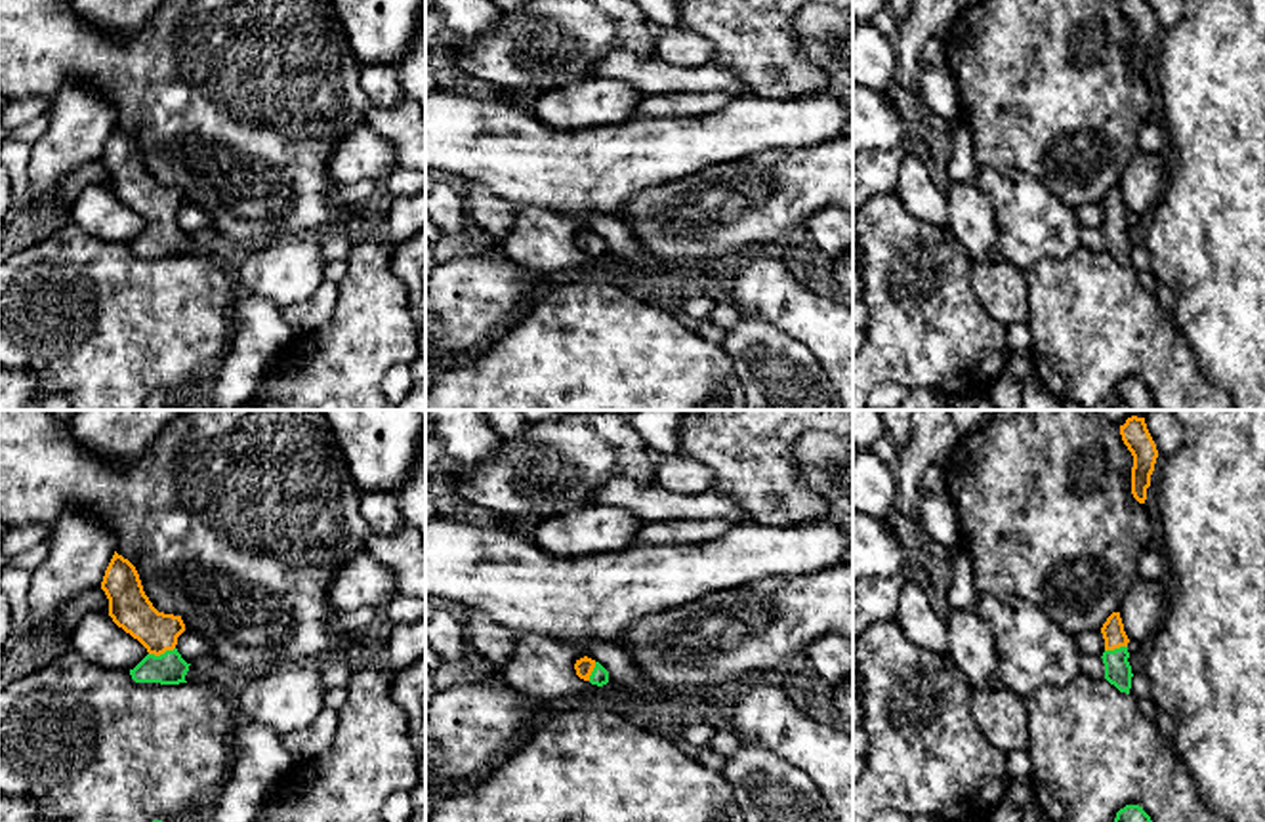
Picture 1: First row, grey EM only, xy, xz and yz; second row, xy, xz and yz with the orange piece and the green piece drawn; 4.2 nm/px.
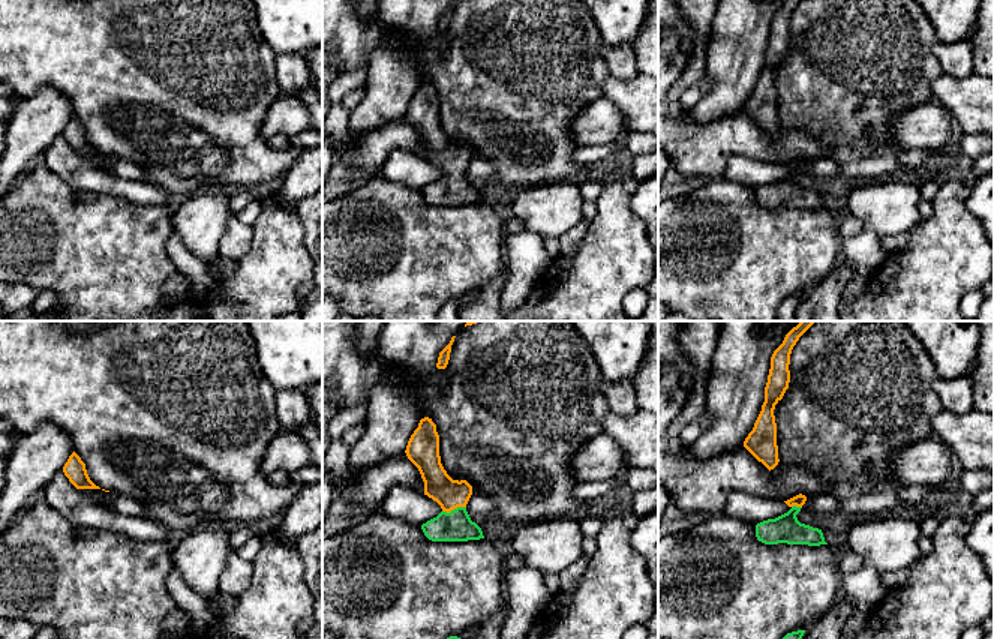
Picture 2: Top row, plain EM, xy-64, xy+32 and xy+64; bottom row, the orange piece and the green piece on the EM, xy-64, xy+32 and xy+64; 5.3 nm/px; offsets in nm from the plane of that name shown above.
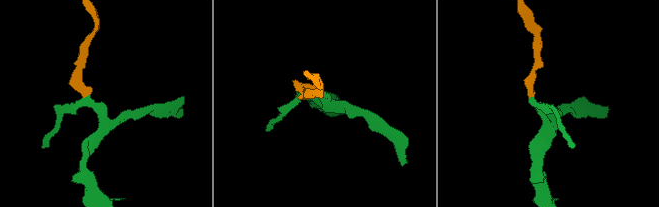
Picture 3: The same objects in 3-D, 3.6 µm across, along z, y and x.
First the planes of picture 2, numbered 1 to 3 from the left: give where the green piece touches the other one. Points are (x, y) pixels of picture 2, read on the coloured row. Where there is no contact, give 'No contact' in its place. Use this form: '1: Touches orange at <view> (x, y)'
1: No contact
2: Touches orange at xy+32 (453, 509)
3: Touches orange at xy+64 (796, 506)

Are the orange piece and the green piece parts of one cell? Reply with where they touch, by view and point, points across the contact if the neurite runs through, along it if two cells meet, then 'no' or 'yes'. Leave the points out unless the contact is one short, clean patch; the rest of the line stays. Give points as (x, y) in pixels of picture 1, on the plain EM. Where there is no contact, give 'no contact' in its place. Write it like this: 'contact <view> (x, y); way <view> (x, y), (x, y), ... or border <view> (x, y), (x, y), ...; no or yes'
contact xy (161, 226); way xy (130, 182), (161, 212), (161, 226), (168, 241); yes

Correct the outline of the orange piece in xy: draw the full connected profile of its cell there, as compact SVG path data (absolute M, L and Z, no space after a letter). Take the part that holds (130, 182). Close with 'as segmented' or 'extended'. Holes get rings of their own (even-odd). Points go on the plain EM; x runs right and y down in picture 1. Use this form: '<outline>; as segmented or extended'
M114 124L101 162L109 172L113 195L137 212L147 229L130 242L135 256L187 256L189 238L177 225L177 210L185 204L181 189L158 185L143 164L135 139Z; extended

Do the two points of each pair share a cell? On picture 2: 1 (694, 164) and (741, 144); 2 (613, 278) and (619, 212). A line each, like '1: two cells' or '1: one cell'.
1: one cell
2: one cell

